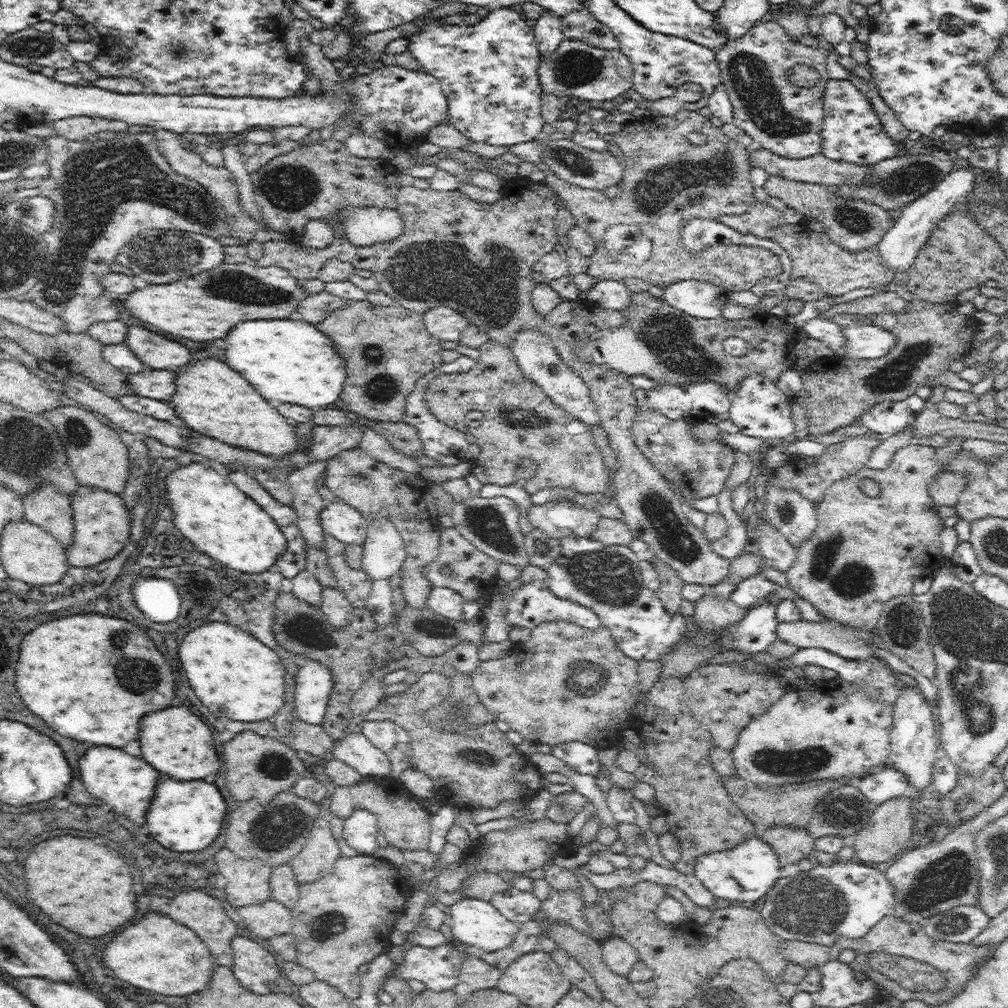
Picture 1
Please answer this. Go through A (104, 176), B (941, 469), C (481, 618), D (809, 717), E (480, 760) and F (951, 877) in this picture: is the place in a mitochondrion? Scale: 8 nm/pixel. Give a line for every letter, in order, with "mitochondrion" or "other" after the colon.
A: mitochondrion
B: other
C: other
D: other
E: mitochondrion
F: mitochondrion

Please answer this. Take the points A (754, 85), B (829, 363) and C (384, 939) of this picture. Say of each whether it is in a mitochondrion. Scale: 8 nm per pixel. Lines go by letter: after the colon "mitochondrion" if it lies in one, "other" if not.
A: mitochondrion
B: other
C: other

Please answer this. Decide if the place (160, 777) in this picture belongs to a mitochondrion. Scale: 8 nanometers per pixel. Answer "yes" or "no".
no

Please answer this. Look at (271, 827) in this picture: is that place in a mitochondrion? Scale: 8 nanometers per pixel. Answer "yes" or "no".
yes

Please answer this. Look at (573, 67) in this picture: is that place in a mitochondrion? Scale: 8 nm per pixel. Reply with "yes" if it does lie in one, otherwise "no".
yes

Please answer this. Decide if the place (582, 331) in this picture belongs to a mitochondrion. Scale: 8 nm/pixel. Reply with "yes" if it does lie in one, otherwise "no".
no

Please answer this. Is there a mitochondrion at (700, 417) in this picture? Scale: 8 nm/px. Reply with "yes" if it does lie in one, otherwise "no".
no

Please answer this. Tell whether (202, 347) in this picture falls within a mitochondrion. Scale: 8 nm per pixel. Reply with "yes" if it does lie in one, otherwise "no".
no

